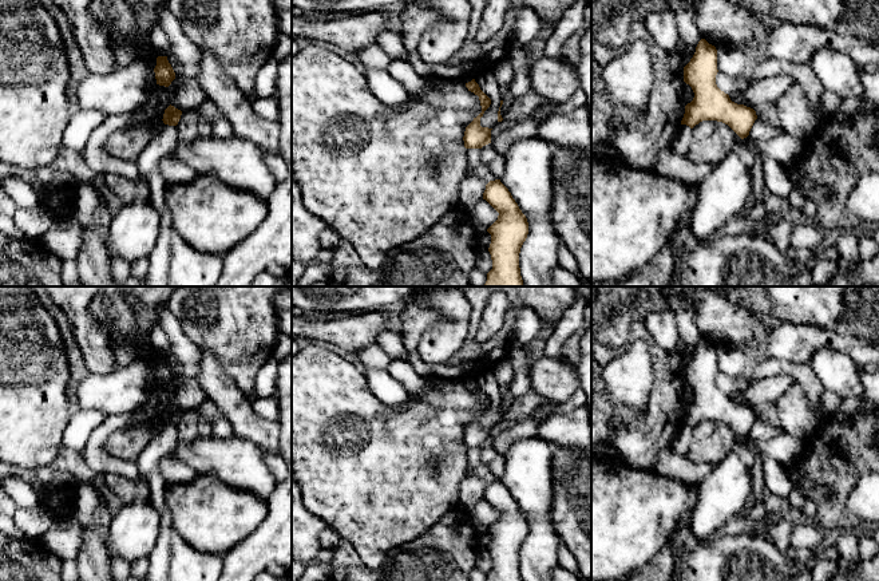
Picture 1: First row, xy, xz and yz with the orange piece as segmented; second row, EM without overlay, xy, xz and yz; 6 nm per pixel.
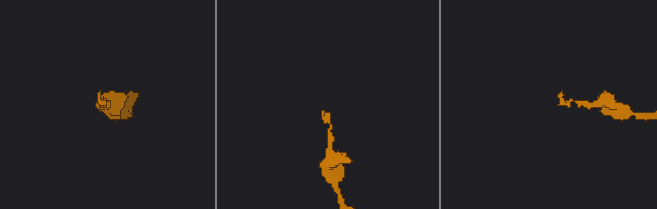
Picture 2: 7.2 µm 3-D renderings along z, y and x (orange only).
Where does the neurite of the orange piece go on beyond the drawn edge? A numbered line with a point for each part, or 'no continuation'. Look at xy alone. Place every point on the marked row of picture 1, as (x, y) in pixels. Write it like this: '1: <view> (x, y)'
no continuation

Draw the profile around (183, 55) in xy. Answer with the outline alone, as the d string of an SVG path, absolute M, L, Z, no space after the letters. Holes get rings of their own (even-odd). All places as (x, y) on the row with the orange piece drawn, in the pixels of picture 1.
M167 7L161 8L161 27L170 42L170 50L166 56L175 76L195 79L198 75L199 48L186 37L179 20Z

